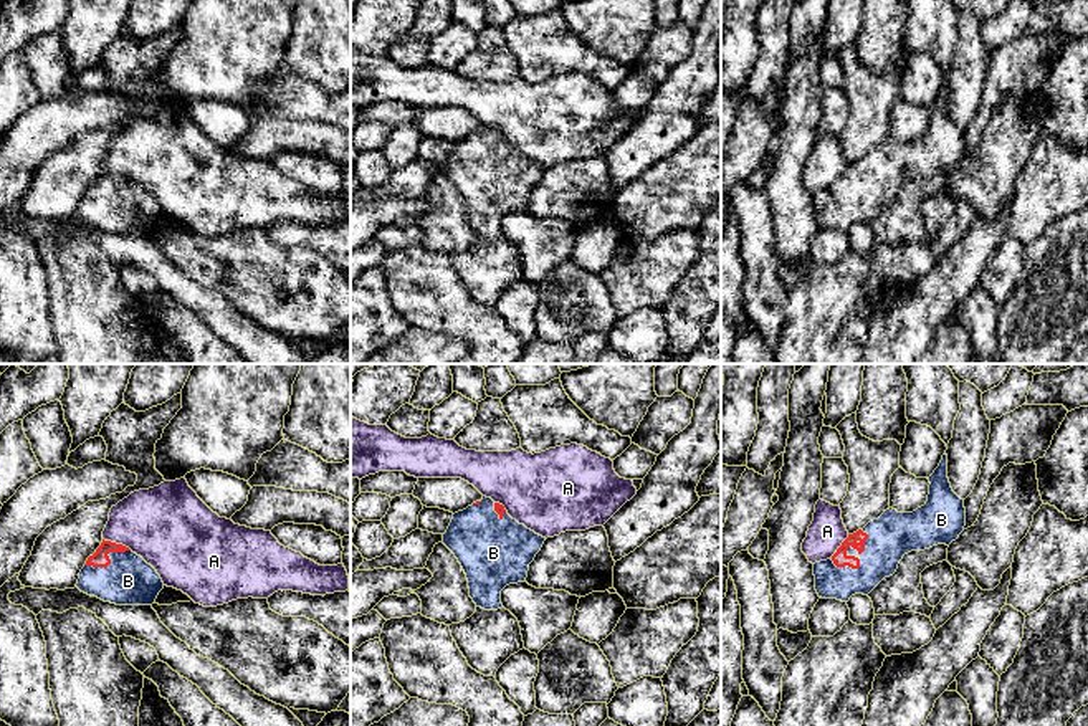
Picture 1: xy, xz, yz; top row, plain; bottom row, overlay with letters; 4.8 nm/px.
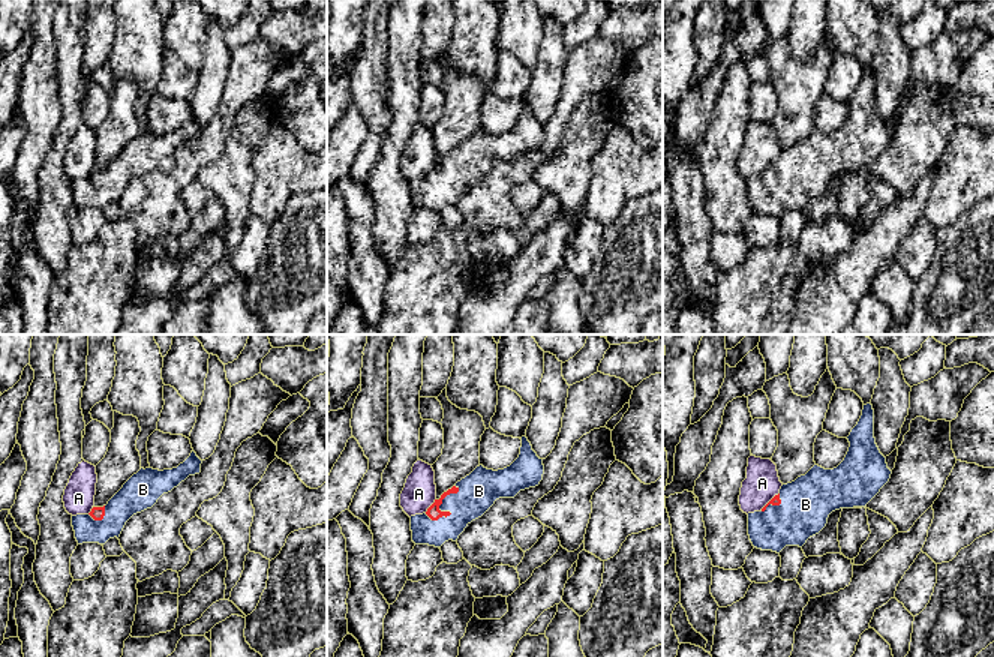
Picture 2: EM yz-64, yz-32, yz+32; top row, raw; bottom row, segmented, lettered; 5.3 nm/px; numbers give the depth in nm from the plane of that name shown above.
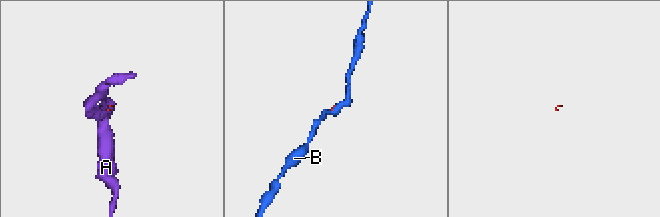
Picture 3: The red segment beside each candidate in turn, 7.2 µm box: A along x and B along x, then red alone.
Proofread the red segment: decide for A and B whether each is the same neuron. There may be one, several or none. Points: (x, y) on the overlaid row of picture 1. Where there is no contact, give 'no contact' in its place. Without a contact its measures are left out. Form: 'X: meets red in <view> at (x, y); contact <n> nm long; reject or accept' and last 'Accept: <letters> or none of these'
A: meets red in xy at (118, 544); contact 160 nm long; reject
B: meets red in yz at (858, 559); contact 240 nm long; accept
Accept: B

